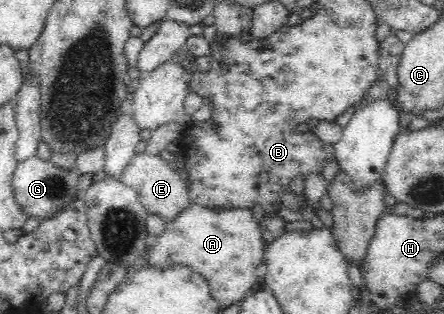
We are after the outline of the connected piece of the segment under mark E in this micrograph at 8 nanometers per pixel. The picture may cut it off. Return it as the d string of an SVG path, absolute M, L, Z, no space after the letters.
M143 152L143 154L134 155L127 169L124 169L121 174L121 183L134 188L139 202L143 209L147 210L148 215L155 215L167 223L179 217L192 204L188 198L187 182L169 163L151 153Z

